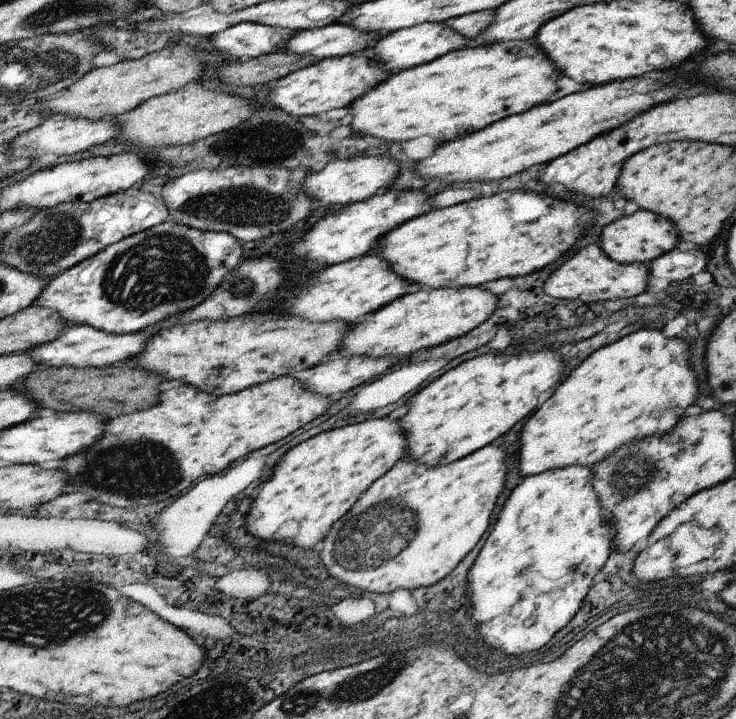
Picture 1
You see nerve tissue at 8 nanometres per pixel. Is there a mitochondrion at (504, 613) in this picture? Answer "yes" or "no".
yes

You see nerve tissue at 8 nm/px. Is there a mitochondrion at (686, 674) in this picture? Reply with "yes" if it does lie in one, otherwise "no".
yes

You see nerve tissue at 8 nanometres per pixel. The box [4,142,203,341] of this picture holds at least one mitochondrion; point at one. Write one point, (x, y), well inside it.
(46, 243)

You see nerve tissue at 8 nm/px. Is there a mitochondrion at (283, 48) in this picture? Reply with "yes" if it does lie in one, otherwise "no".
no

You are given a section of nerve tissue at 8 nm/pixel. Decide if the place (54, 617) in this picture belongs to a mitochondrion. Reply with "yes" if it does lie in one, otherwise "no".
yes

